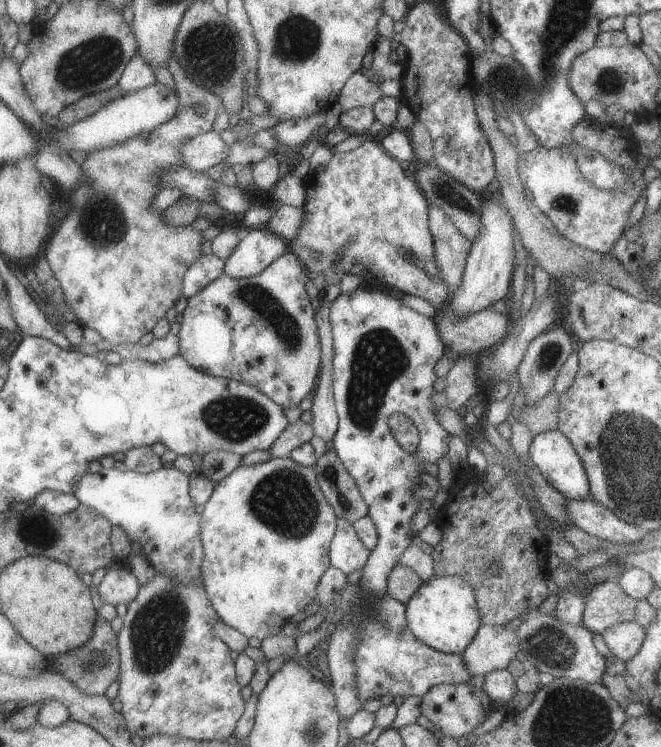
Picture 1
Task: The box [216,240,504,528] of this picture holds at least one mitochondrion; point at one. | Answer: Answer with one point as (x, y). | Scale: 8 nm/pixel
(378, 358)

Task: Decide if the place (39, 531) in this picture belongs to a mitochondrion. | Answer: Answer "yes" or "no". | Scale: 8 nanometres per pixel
yes

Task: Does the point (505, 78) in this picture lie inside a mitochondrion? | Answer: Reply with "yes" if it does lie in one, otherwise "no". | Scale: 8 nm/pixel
yes

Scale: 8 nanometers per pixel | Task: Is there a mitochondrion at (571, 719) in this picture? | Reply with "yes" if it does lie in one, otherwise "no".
yes

